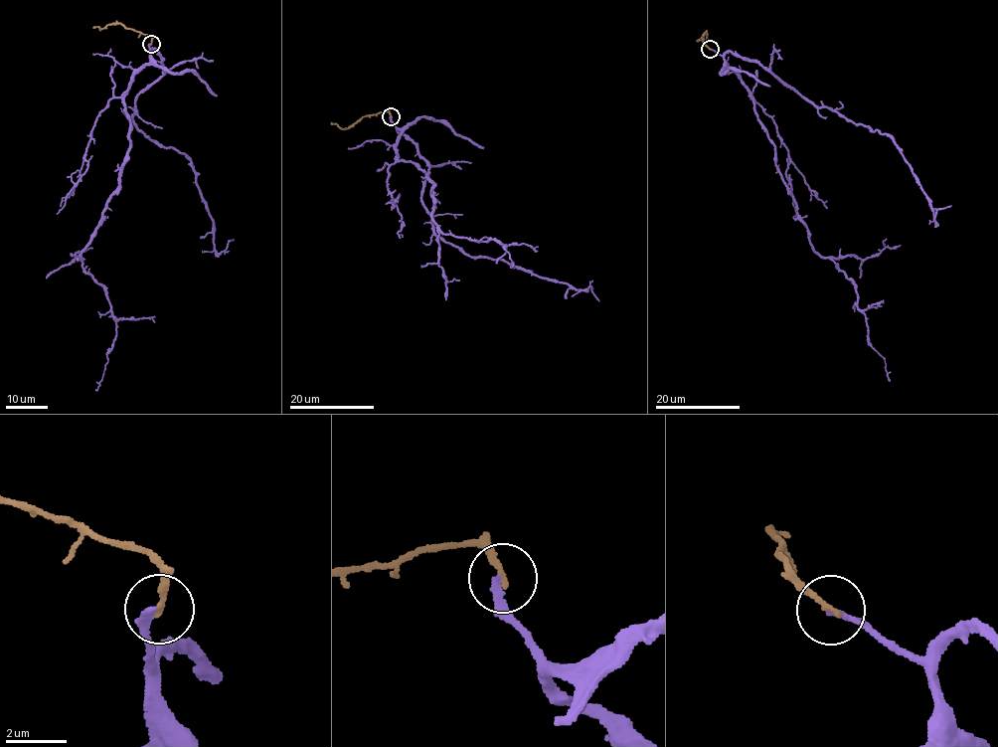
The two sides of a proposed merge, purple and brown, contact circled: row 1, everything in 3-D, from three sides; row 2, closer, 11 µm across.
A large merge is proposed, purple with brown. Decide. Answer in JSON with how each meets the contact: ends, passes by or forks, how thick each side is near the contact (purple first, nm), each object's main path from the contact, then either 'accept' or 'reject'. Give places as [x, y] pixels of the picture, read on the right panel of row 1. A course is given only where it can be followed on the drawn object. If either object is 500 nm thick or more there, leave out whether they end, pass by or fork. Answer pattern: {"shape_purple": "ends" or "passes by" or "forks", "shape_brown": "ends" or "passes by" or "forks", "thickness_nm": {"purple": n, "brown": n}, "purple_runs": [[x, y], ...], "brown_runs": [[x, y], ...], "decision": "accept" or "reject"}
{"shape_purple": "ends", "shape_brown": "ends", "thickness_nm": {"purple": 200, "brown": 200}, "purple_runs": [[709, 48], [735, 70], [754, 101], [809, 242], [853, 282], [868, 338], [884, 358], [888, 380]], "brown_runs": [[709, 48], [701, 38], [706, 35], [706, 39], [697, 41]], "decision": "accept"}

